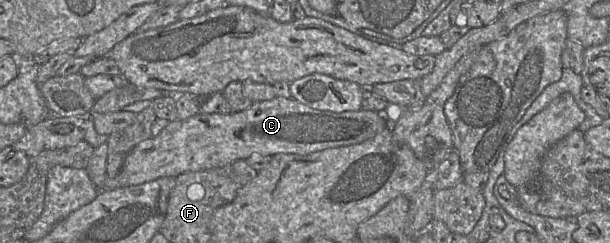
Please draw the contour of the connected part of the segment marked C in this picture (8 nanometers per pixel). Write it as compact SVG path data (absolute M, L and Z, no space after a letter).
M276 96L271 100L253 102L240 112L229 114L199 112L187 119L171 121L156 137L140 142L127 155L122 170L115 178L104 182L103 190L140 185L160 177L177 177L193 171L223 167L236 160L246 160L253 154L274 156L279 153L305 155L328 148L350 146L373 138L388 127L388 117L381 112L360 109L335 113L313 109L292 97Z

